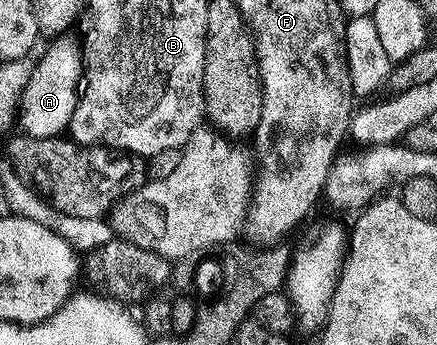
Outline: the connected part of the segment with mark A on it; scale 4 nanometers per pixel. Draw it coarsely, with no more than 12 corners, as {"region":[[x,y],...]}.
{"region":[[54,45],[16,108],[27,138],[57,137],[78,105],[84,65]]}

